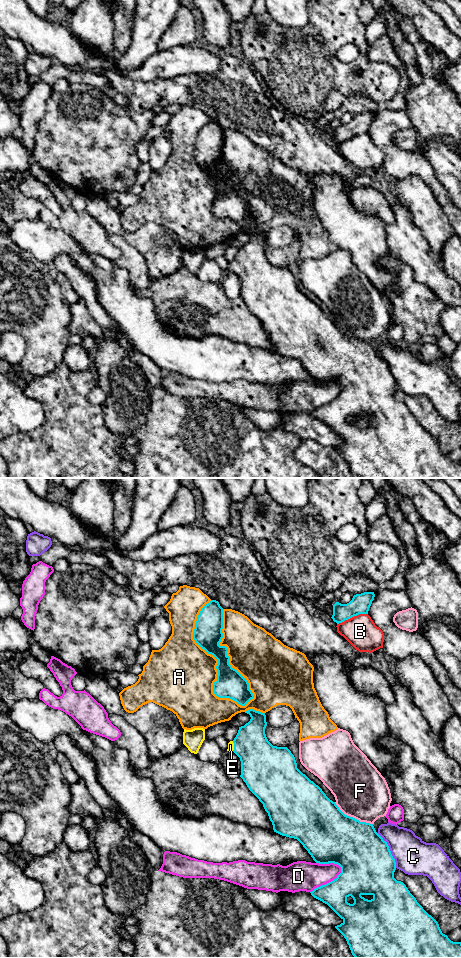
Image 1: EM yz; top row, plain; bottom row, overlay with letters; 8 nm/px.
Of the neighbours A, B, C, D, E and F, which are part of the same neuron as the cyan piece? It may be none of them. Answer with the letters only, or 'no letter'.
E

